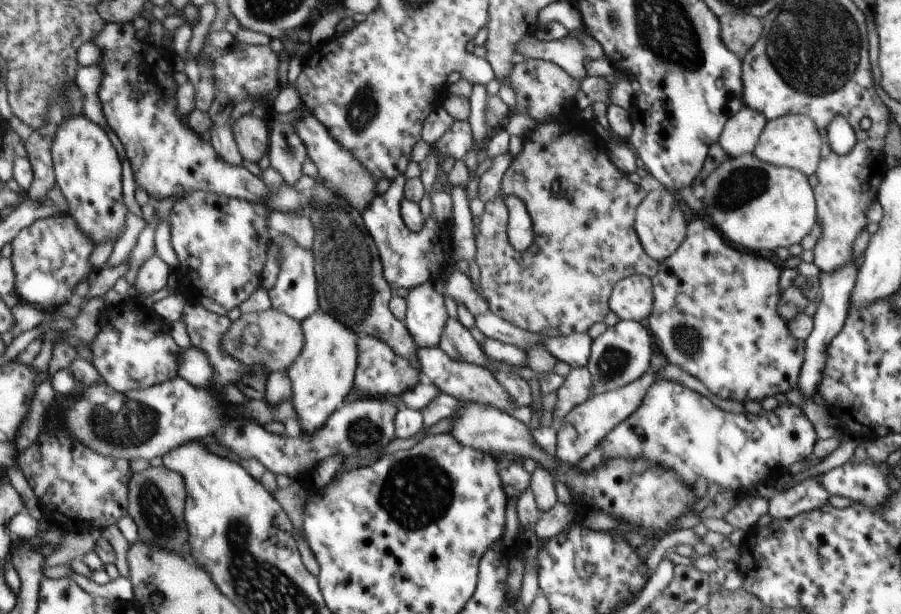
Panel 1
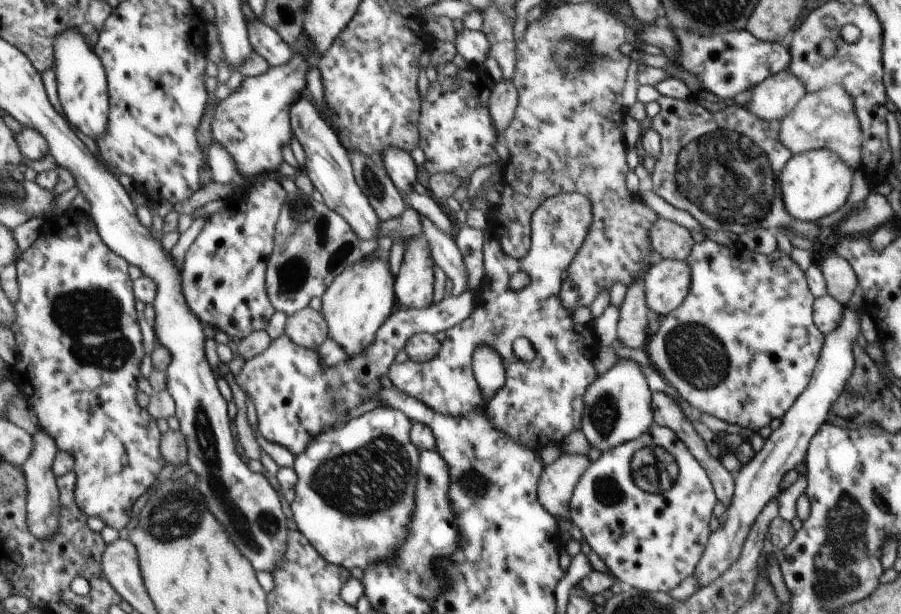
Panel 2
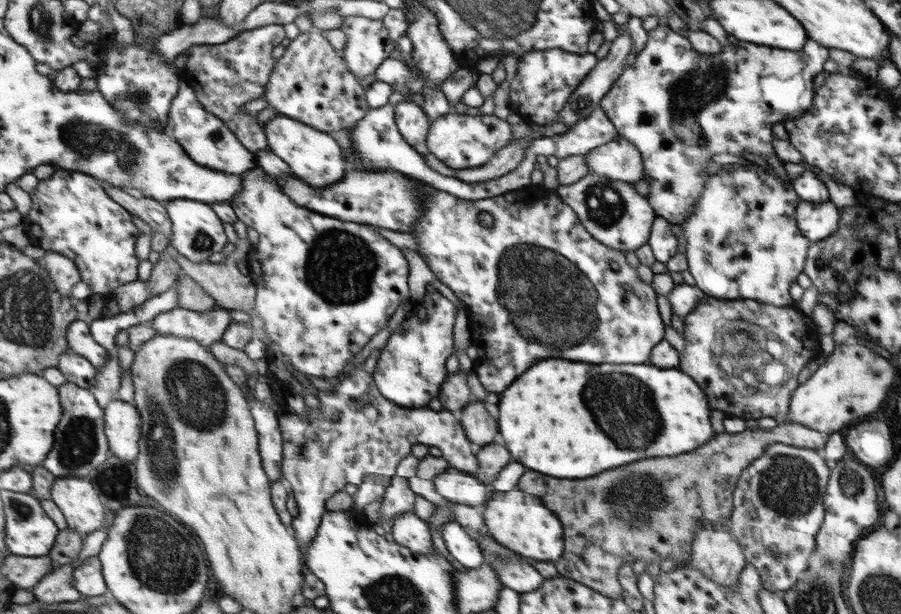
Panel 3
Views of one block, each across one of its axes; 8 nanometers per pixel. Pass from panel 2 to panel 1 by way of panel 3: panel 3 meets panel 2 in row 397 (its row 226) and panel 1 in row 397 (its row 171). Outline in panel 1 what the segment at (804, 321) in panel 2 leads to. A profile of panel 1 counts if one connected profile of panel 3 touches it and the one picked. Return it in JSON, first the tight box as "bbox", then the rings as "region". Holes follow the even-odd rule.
{"bbox":[647,215,805,405],"region":[[[695,215],[686,239],[667,259],[659,264],[657,274],[650,278],[654,304],[647,328],[650,328],[659,354],[669,364],[694,376],[717,398],[744,405],[747,401],[761,402],[767,396],[783,394],[797,387],[798,375],[805,362],[805,344],[787,330],[787,320],[777,313],[779,300],[777,276],[779,270],[767,262],[726,242],[710,220]]]}

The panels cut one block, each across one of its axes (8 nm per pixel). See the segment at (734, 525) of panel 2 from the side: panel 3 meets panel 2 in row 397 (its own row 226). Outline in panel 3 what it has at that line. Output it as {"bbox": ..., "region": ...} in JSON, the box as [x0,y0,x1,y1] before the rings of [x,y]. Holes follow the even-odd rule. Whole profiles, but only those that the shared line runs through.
{"bbox":[797,201,841,242],"region":[[[802,201],[797,206],[797,223],[799,232],[815,242],[833,235],[838,230],[841,208],[831,201],[810,203]]]}

